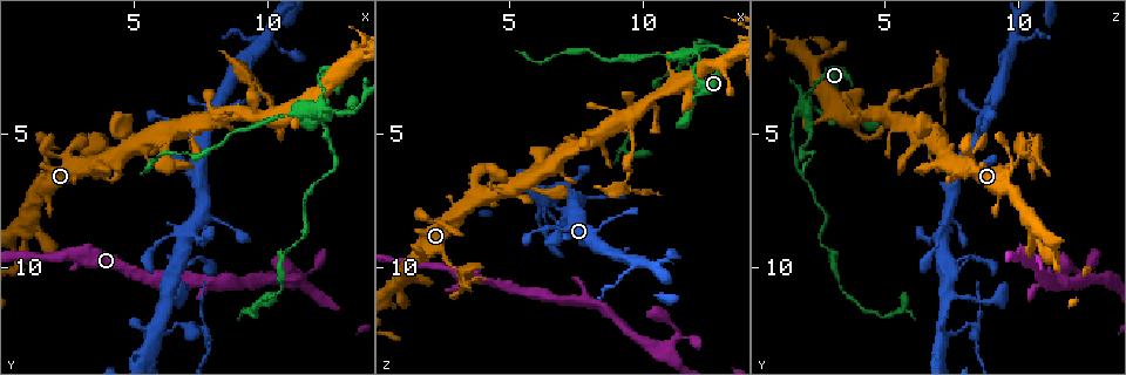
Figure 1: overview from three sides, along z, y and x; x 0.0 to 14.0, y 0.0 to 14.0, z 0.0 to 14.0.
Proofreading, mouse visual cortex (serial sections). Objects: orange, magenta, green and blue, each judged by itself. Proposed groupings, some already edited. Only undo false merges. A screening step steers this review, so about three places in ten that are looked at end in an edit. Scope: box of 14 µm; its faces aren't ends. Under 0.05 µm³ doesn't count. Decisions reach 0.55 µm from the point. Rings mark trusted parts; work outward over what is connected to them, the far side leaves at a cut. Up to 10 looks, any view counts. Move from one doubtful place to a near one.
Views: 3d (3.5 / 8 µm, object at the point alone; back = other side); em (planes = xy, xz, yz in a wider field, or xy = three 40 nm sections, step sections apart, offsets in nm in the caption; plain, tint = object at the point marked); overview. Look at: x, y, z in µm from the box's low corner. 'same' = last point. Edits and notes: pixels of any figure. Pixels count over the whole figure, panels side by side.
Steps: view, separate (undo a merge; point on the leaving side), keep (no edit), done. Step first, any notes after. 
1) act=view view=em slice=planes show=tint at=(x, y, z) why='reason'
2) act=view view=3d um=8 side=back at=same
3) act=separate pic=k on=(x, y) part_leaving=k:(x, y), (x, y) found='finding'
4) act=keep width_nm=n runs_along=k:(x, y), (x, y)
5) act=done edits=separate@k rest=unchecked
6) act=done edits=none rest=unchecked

act=view view=3d um=3.5 at=(11.4, 10.3, 12.4) why='abrupt turn'

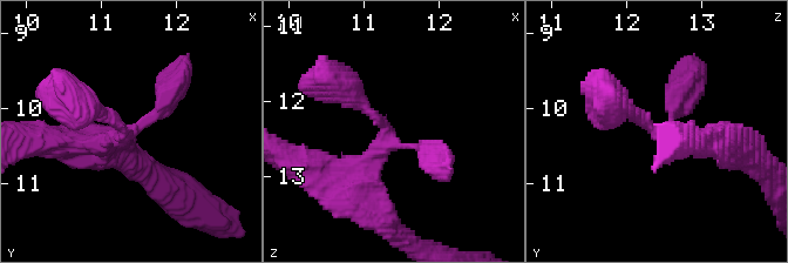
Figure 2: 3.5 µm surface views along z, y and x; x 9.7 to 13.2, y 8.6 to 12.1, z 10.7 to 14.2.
act=view view=em slice=planes show=tint at=(11.30, 10.35, 12.50) arms=3 arm_widths_nm=200,250,300 why='now the EM'

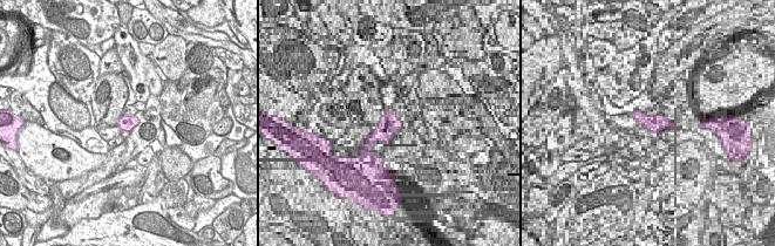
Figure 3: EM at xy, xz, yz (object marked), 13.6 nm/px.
act=keep found='one cell here'

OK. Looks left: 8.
act=view view=3d um=3.5 side=back at=(12.0, 3.8, 1.9)

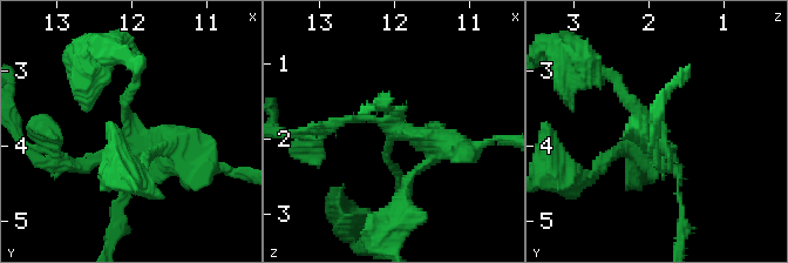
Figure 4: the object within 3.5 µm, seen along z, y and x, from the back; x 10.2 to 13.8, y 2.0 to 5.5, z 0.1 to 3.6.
act=view view=em slice=xy step=5 show=tint at=(12.00, 3.85, 1.95) why='now the EM'

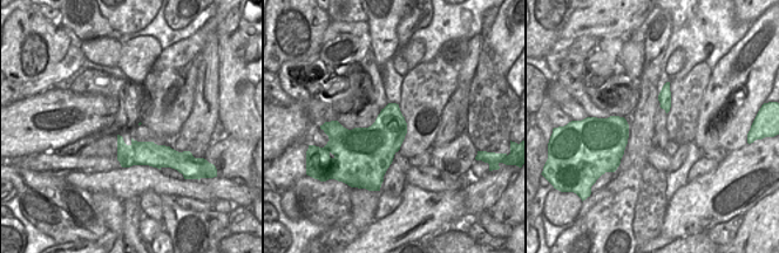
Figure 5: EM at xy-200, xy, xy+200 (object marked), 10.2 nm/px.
act=separate pic=4 on=(123, 202) arm_widths_nm=100,150,150,250 part_leaving=4:(674, 164), (684, 222), (680, 244) found='a second cell is stuck on'

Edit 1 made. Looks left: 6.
act=view view=overview why='see it whole again'

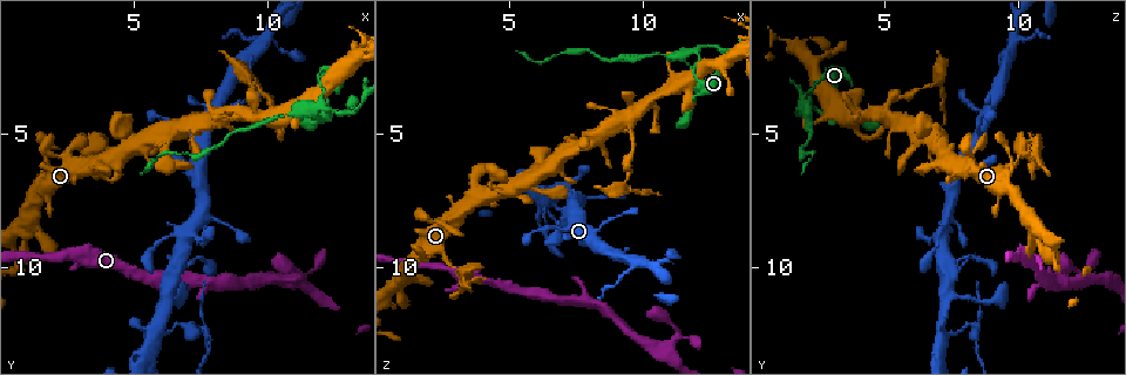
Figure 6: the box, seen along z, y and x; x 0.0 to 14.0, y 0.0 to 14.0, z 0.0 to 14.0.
act=view view=3d um=8 at=(9.4, 3.1, 6.9)

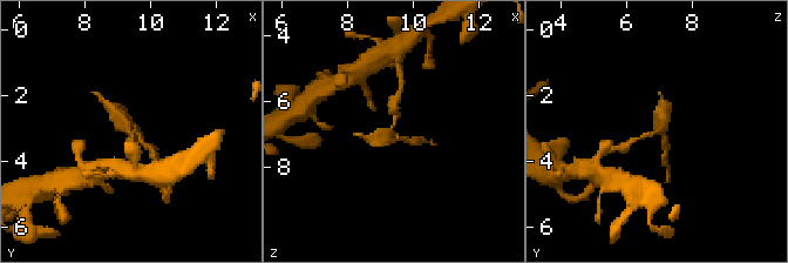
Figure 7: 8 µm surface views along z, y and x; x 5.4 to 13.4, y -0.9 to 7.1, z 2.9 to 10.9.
act=view view=em slice=xy step=2 show=tint at=(9.3, 3.1, 6.9)

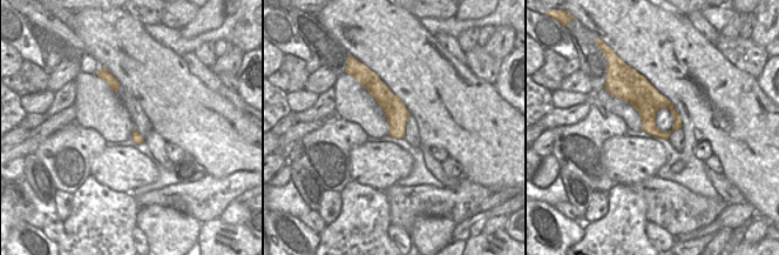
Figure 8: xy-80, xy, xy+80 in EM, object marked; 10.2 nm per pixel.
act=separate pic=7 on=(664, 123) part_leaving=7:(656, 129), (665, 110), (661, 96) found='two cells meet here'

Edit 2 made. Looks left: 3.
act=view view=3d um=8 at=(6.0, 12.0, 7.1) why='arms part here'

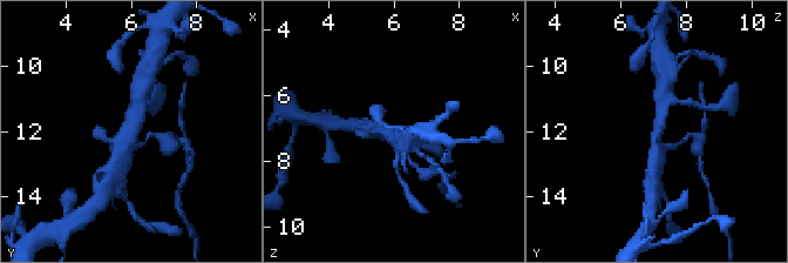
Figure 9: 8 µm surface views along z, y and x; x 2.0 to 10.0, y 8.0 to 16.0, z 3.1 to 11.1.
act=view view=em slice=xy step=5 show=tint at=(6.0, 12.0, 7.2) why='now the EM'

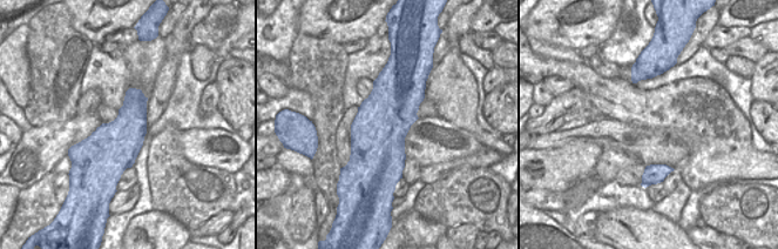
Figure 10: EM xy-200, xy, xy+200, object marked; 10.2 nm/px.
act=keep runs_along=9:(138, 102), (119, 163) found='one cell here'

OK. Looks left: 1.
act=done edits=separate@4,separate@7 rest=unchecked

